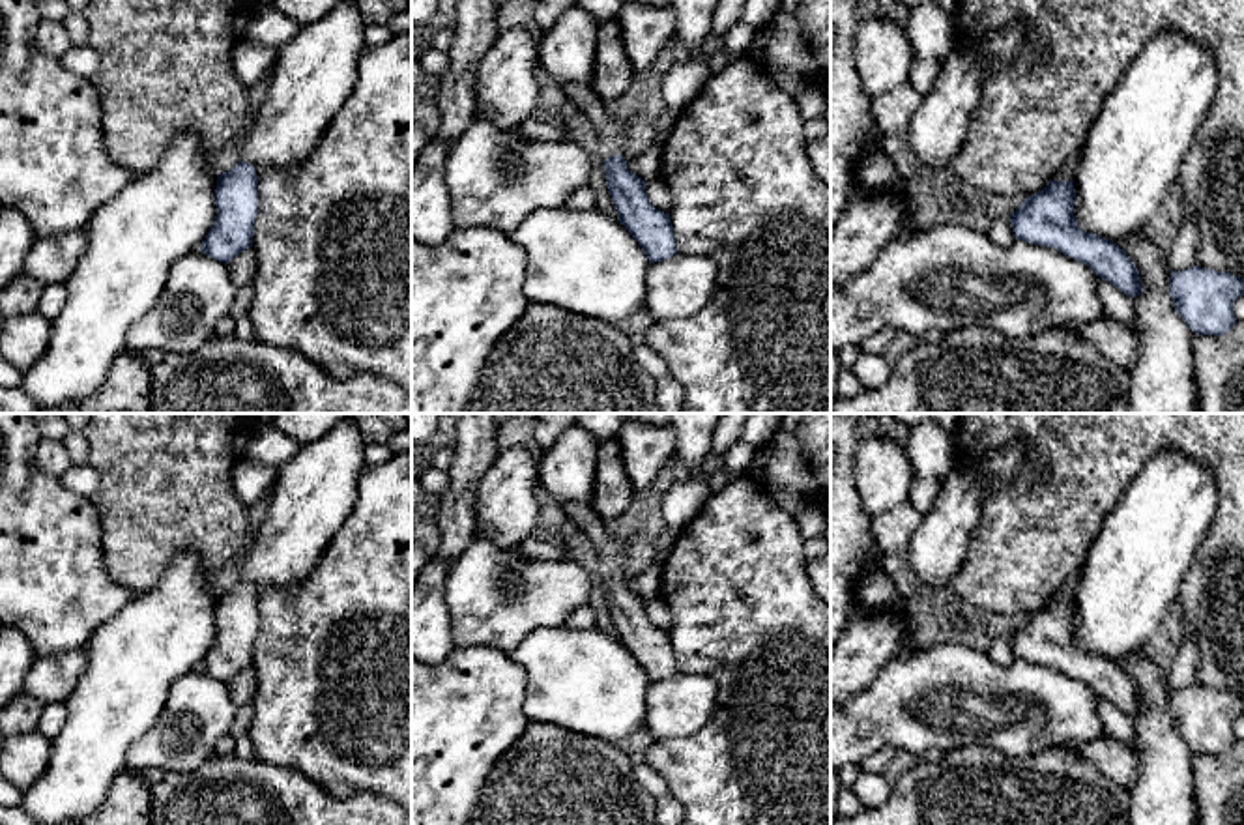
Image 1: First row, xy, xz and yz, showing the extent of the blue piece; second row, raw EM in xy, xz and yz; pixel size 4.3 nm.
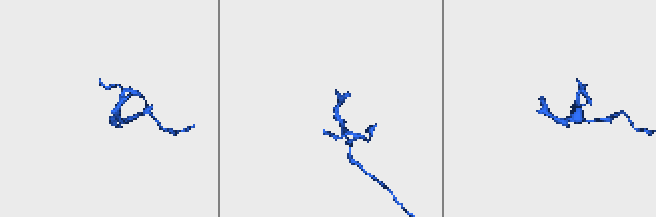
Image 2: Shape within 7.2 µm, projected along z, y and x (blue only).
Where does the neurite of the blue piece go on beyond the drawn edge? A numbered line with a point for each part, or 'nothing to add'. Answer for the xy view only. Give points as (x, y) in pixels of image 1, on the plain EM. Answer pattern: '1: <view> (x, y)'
nothing to add

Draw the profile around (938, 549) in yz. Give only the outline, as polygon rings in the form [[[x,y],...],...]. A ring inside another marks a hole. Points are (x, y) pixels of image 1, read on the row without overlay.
[[[1010,441],[980,460],[954,464],[905,548],[915,574],[926,586],[952,587],[990,490],[1012,483],[1021,468],[1021,441]]]

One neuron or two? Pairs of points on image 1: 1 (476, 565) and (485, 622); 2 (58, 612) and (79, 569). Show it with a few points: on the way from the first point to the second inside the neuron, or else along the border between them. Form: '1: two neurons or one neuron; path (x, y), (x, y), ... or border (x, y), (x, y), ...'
1: one neuron; path (485, 578), (485, 608)
2: one neuron; path (58, 601), (58, 590), (68, 580)

